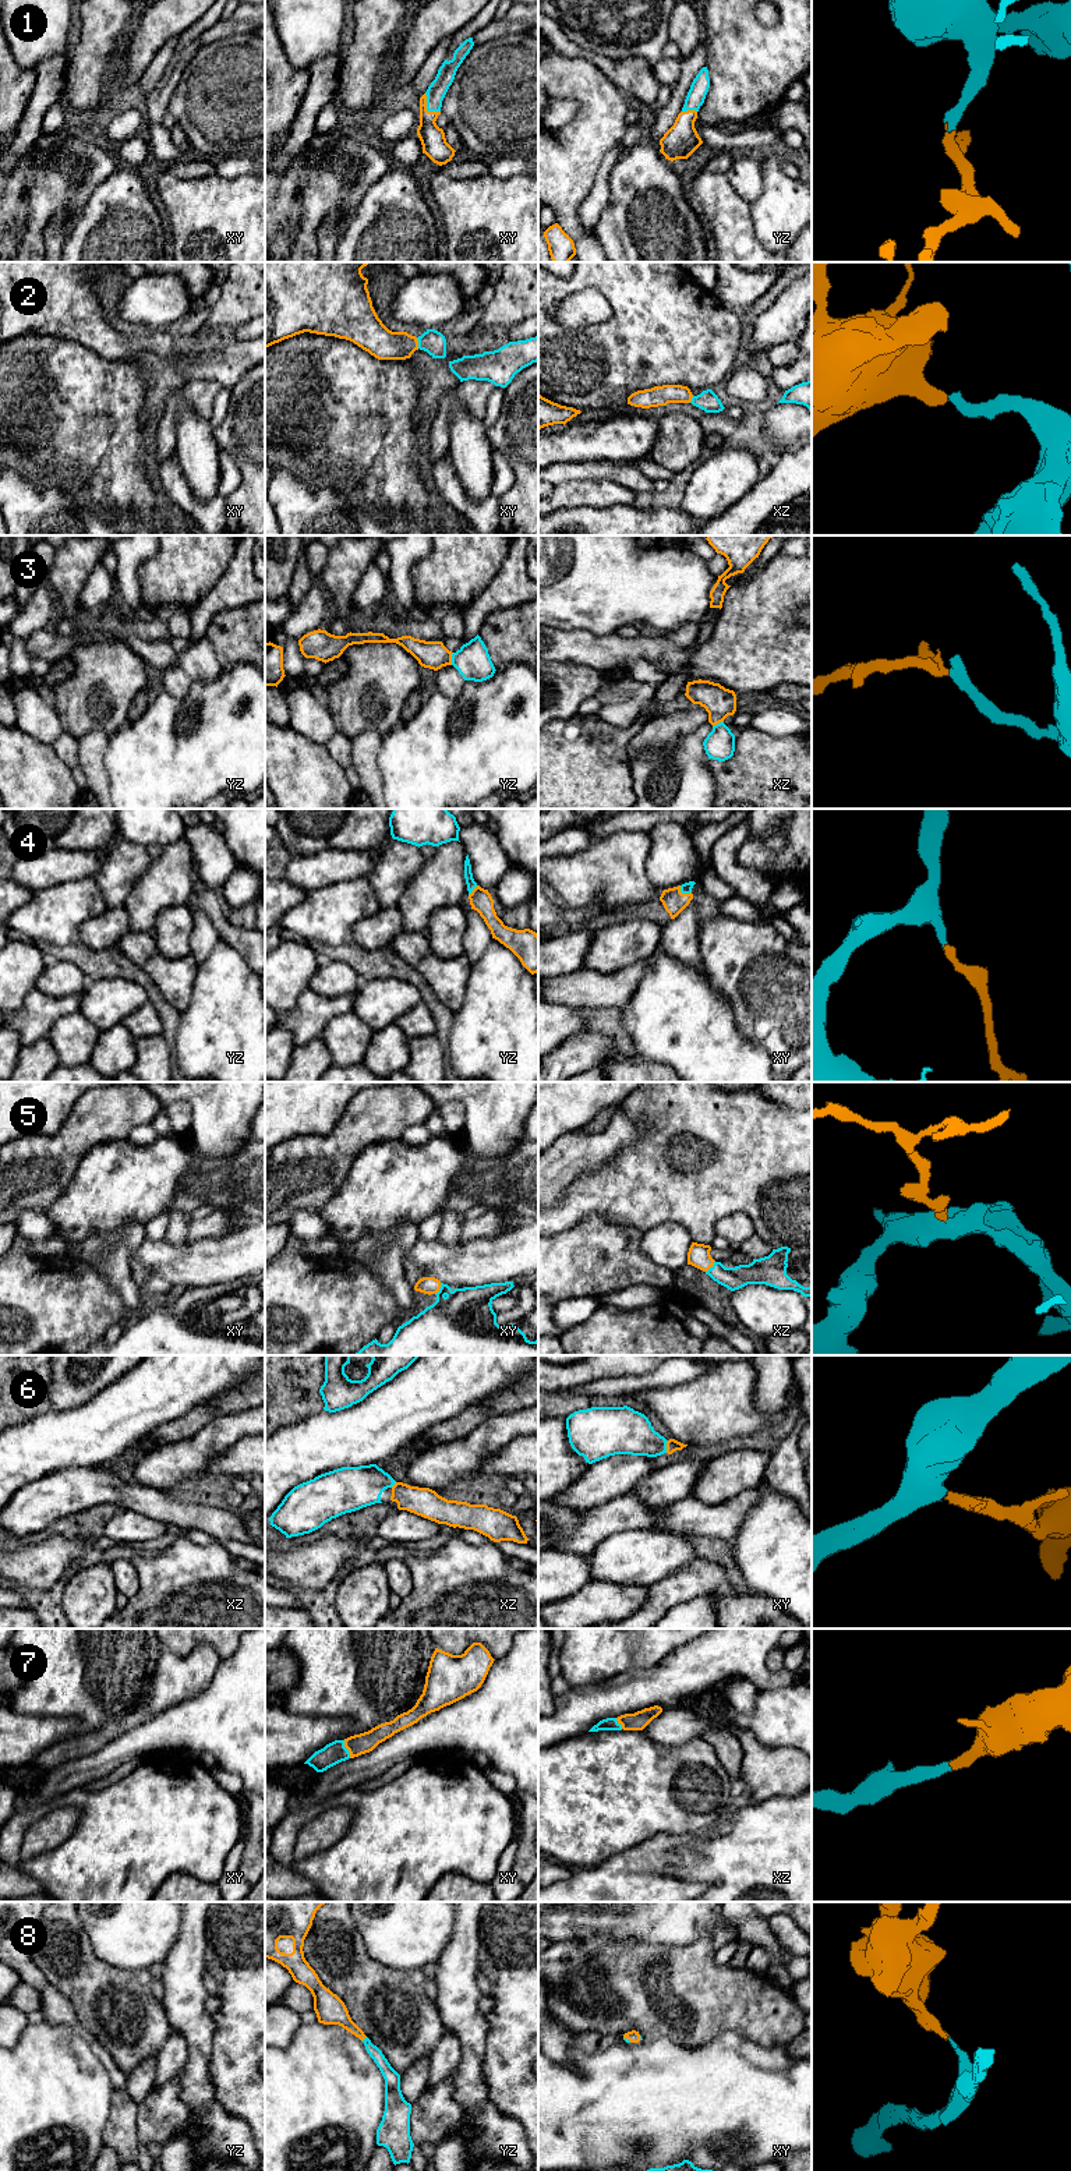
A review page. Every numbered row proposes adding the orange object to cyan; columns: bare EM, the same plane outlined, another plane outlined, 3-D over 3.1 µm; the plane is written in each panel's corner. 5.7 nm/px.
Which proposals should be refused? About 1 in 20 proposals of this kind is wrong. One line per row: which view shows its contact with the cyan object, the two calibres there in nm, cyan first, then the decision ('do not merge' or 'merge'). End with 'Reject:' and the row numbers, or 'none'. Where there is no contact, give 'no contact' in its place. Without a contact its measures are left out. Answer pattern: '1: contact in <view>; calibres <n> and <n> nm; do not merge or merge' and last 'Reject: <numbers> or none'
1: contact in xy; calibres 110 and 140 nm; merge
2: contact in xy; calibres 140 and 180 nm; merge
3: contact in yz; calibres 200 and 160 nm; merge
4: contact in xy; calibres 60 and 140 nm; merge
5: contact in xz; calibres 130 and 130 nm; merge
6: contact in xy; calibres 260 and 70 nm; merge
7: contact in xy; calibres 130 and 120 nm; merge
8: contact in yz; calibres 80 and 160 nm; merge
Reject: none

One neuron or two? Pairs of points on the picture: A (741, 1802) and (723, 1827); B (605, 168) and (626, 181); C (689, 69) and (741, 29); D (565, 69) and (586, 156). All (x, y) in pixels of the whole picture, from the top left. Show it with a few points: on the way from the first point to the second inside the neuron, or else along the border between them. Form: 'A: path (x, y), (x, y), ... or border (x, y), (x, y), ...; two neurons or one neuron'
A: path (734, 1807), (725, 1820); one neuron
B: border (621, 156), (610, 173), (610, 200), (607, 202); two neurons
C: border (703, 29), (706, 66); two neurons
D: path (587, 91), (587, 134); one neuron

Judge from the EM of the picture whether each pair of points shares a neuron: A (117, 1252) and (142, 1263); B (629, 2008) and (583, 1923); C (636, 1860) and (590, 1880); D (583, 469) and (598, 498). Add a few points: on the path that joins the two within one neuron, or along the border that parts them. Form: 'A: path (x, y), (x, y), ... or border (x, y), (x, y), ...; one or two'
A: border (145, 1237), (131, 1257), (131, 1275), (140, 1286); two
B: border (565, 1941), (580, 1941), (586, 1949), (629, 1941); two
C: path (625, 1871), (617, 1880), (601, 1880); one
D: border (621, 484), (611, 481), (562, 481), (557, 485); two

